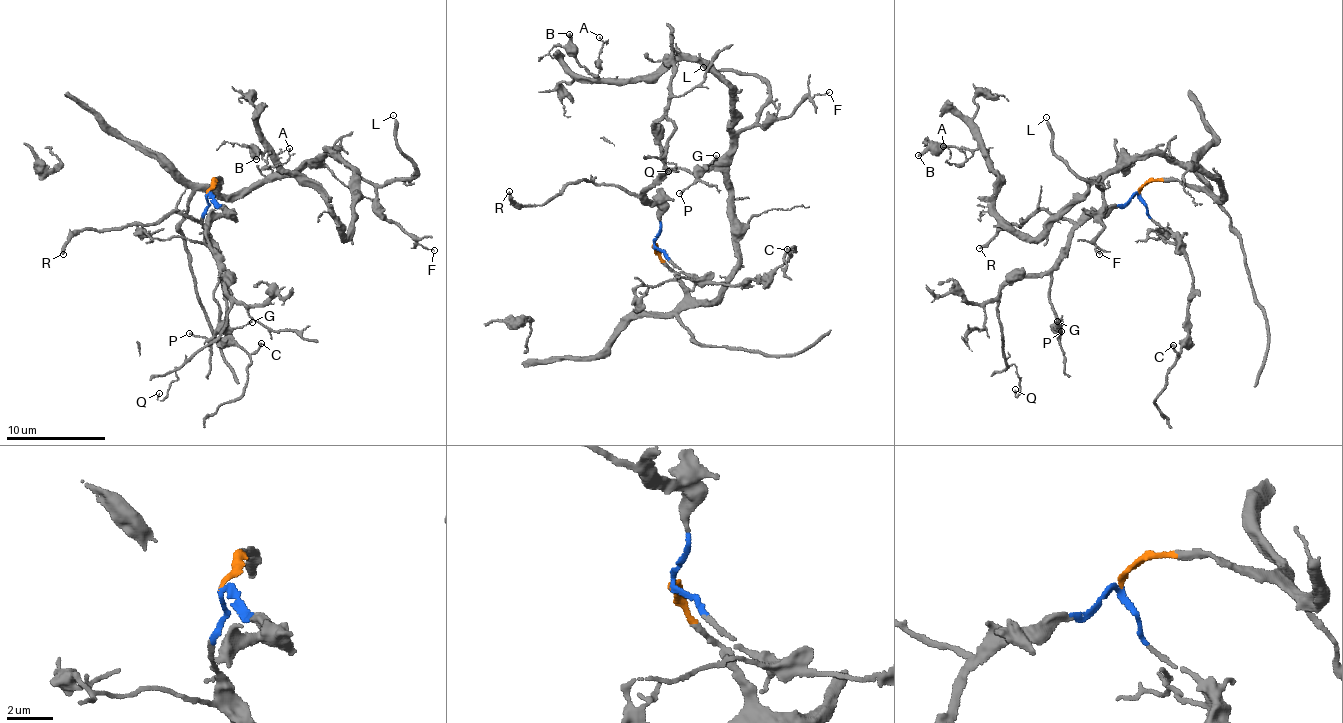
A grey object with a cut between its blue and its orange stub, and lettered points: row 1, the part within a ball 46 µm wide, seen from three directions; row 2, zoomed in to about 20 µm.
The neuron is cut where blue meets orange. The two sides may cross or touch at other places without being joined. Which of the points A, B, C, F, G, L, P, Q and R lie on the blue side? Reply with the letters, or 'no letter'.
C, G, P, Q, R

